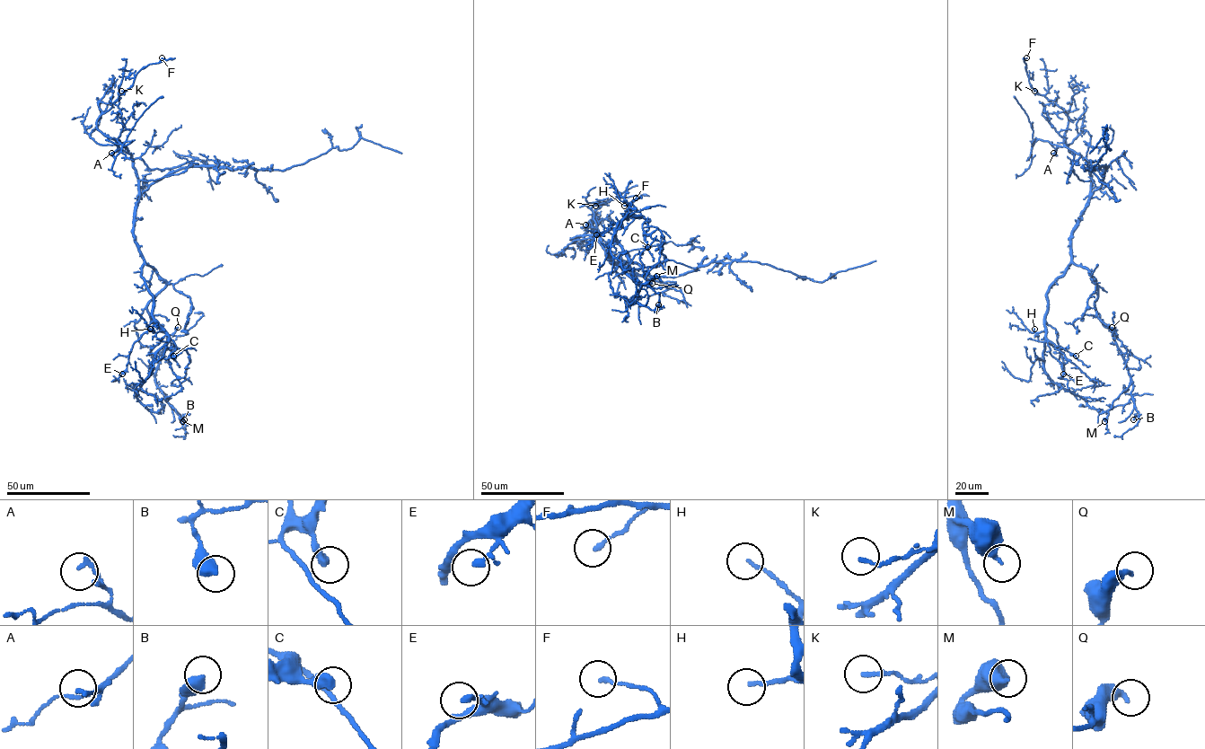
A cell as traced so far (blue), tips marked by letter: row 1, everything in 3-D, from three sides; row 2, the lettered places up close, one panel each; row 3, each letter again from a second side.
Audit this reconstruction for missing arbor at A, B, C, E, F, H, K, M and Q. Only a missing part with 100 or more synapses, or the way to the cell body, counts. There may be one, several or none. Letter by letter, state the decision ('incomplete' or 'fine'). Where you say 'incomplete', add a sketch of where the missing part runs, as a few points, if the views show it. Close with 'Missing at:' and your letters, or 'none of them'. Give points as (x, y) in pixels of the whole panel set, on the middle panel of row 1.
A: fine
B: fine
C: fine
E: fine
F: fine
H: fine
K: fine
M: fine
Q: fine
Missing at: none of them

